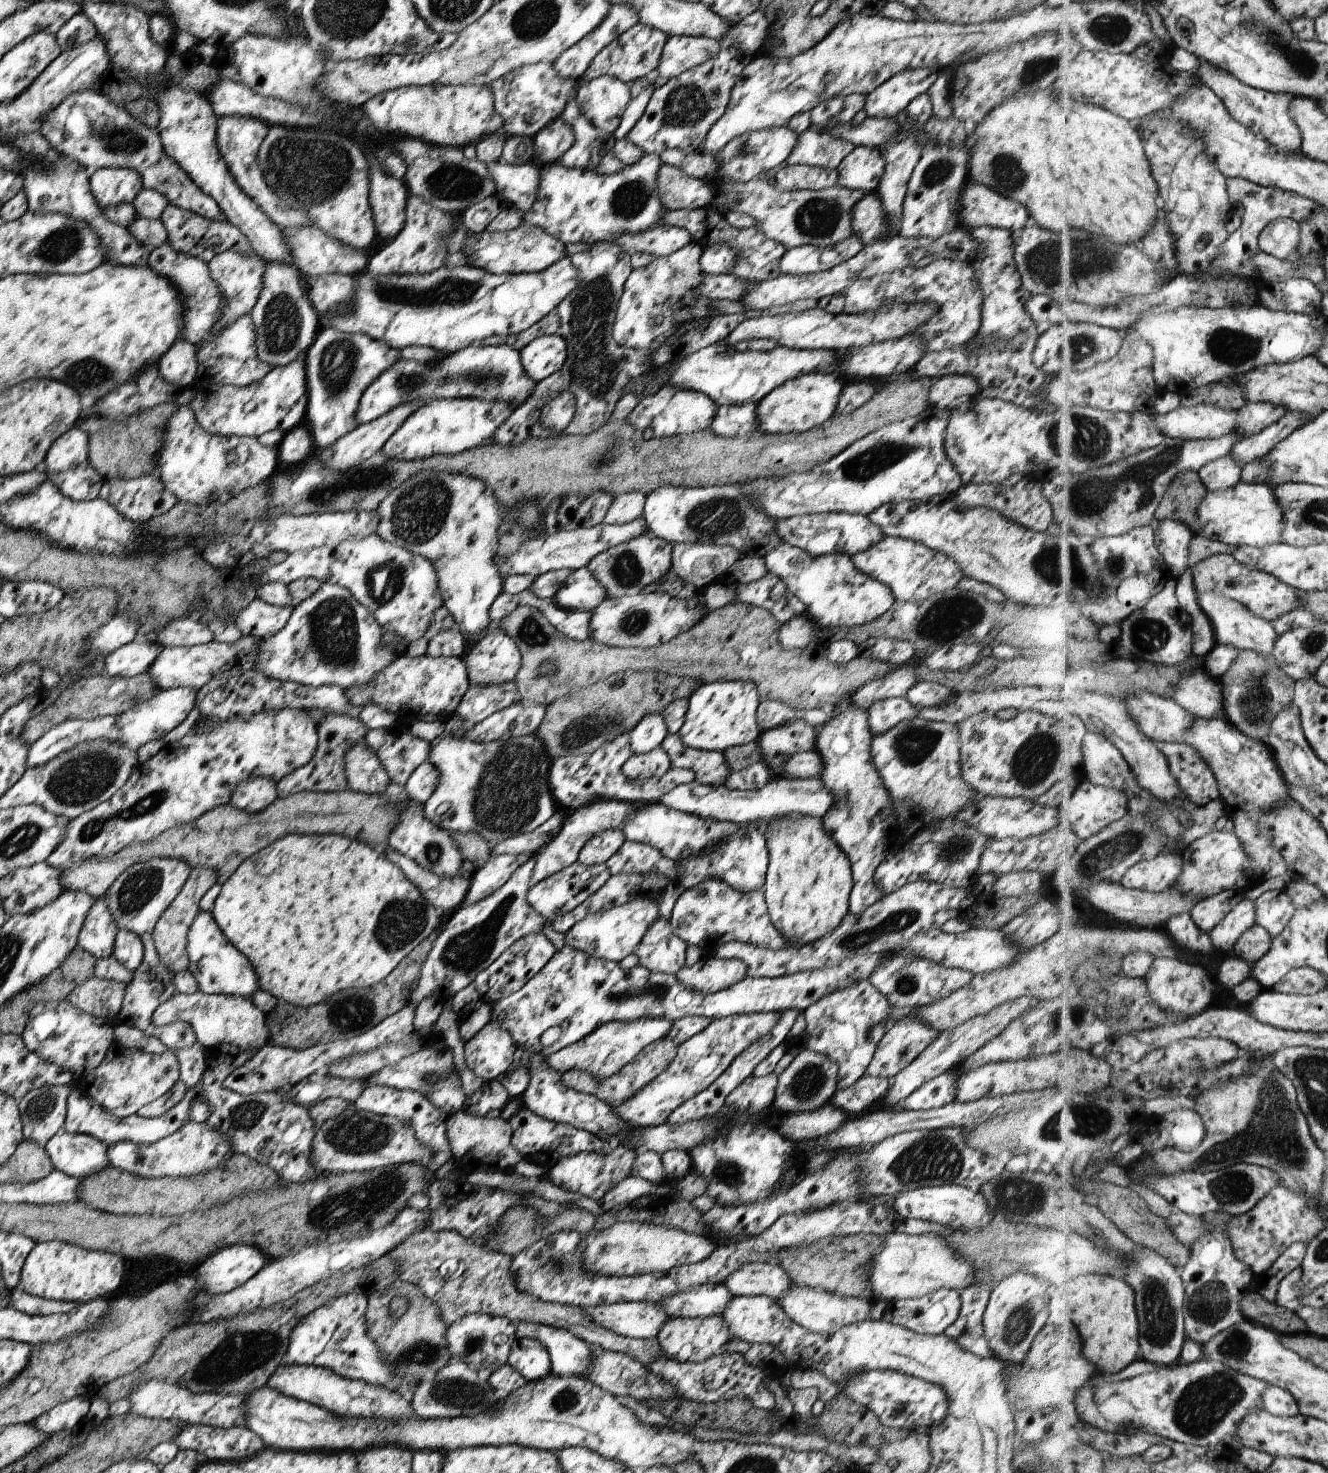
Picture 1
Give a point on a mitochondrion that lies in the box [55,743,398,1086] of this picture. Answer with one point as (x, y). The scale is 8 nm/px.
(90, 831)

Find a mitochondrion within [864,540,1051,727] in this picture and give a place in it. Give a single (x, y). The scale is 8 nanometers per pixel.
(949, 618)

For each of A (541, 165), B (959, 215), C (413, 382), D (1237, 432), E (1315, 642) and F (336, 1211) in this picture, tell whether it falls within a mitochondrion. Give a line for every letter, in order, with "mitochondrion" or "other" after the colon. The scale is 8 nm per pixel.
A: other
B: other
C: mitochondrion
D: other
E: mitochondrion
F: mitochondrion

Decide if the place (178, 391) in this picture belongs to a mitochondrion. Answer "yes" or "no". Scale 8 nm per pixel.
no

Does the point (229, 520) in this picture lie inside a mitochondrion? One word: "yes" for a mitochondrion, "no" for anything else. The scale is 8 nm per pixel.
no

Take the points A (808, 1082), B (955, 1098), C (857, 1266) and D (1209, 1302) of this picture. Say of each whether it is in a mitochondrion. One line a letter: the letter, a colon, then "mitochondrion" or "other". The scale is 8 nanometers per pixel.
A: mitochondrion
B: other
C: mitochondrion
D: mitochondrion

